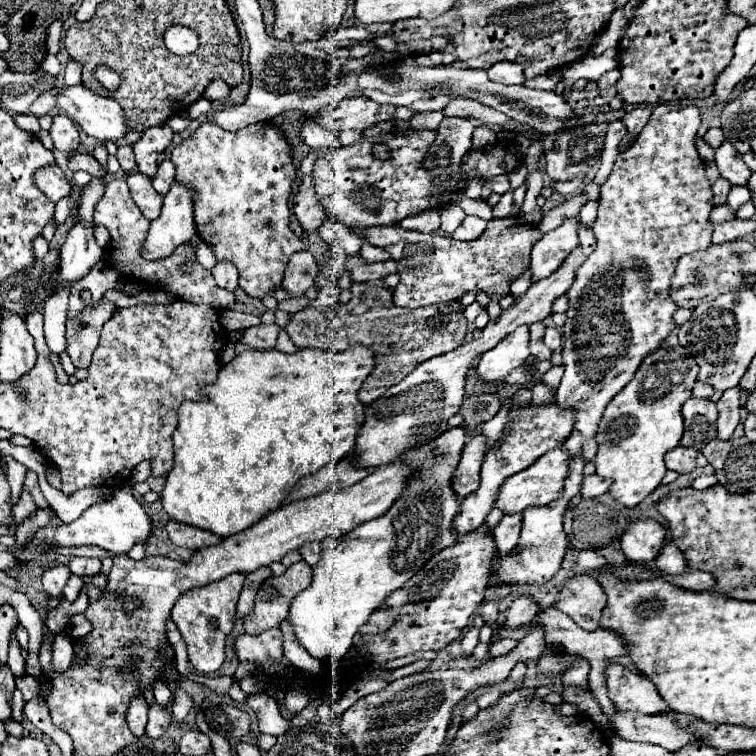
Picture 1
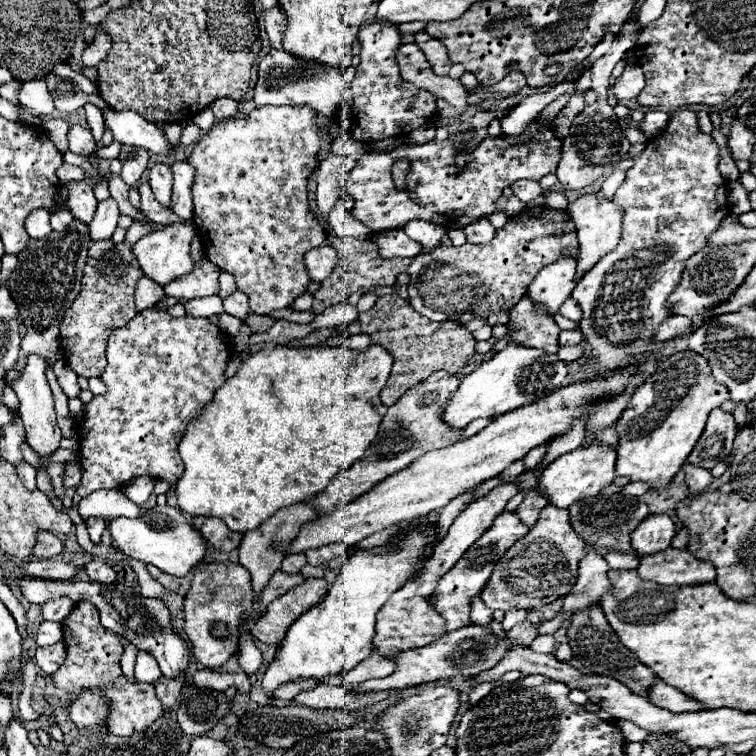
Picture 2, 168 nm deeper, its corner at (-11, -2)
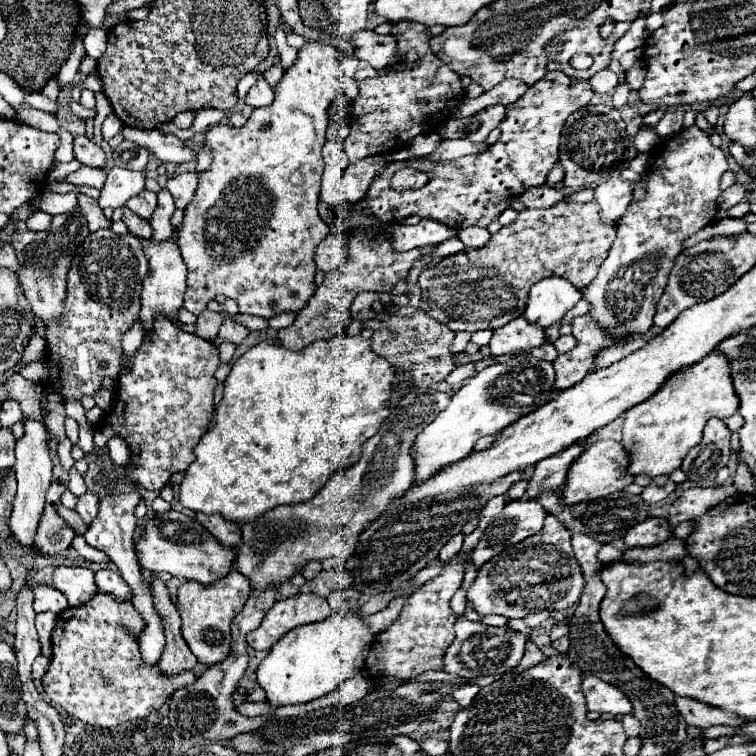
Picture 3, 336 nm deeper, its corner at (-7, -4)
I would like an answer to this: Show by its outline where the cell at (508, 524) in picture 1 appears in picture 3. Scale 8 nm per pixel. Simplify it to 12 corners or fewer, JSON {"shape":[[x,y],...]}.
{"shape":[[579,444],[545,458],[533,470],[527,498],[537,500],[563,484]]}

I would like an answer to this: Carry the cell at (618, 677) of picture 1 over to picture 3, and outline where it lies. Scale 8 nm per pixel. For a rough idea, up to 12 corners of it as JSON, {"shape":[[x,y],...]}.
{"shape":[[675,696],[675,708],[689,726],[723,722],[739,726],[743,718],[693,698]]}

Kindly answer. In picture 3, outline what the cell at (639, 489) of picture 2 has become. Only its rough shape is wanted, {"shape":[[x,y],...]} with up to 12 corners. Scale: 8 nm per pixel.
{"shape":[[653,478],[641,492],[645,504],[667,498],[675,484],[669,478]]}

